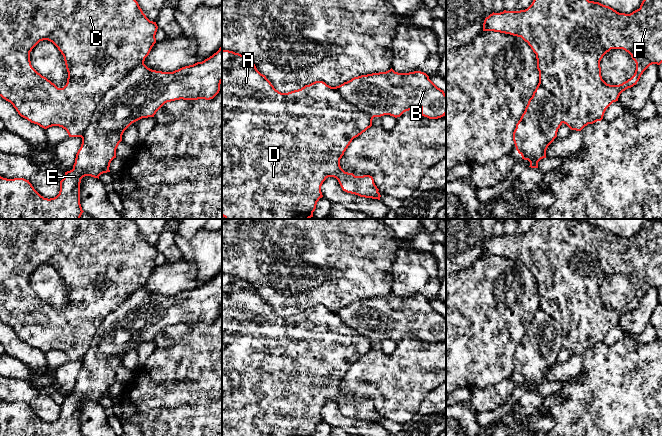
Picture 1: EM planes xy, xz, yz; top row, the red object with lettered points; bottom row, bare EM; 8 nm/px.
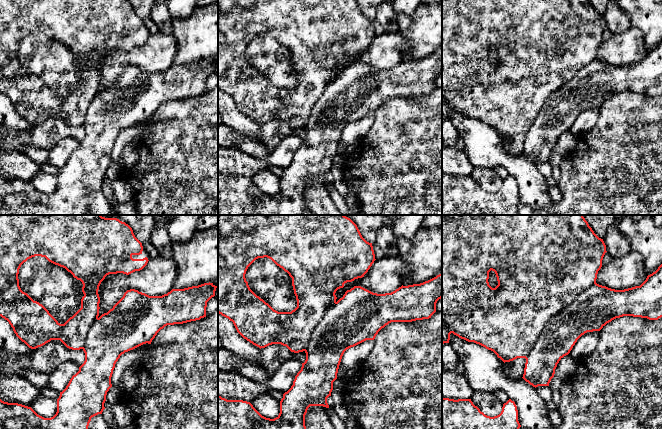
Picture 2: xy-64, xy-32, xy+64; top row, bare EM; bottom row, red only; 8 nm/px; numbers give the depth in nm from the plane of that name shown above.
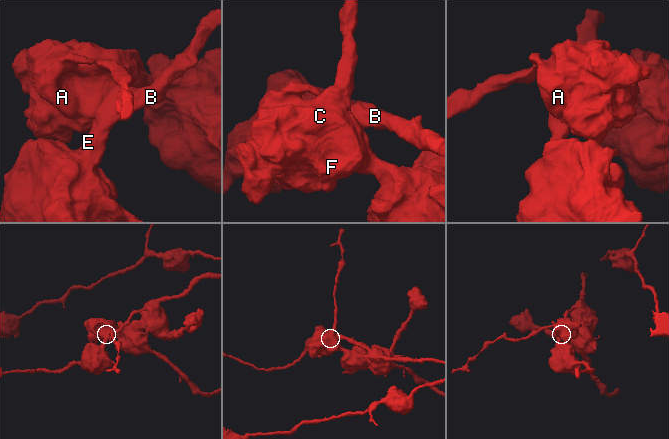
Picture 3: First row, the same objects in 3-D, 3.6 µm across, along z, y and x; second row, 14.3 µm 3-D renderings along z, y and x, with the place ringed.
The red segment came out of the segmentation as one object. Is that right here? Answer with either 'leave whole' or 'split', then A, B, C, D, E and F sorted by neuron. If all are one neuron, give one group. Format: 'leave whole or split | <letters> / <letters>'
split | A C D F / B E

